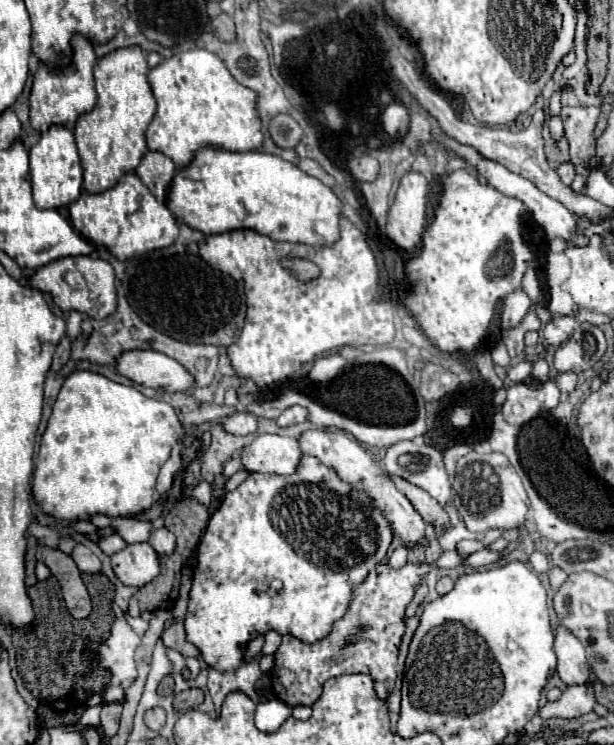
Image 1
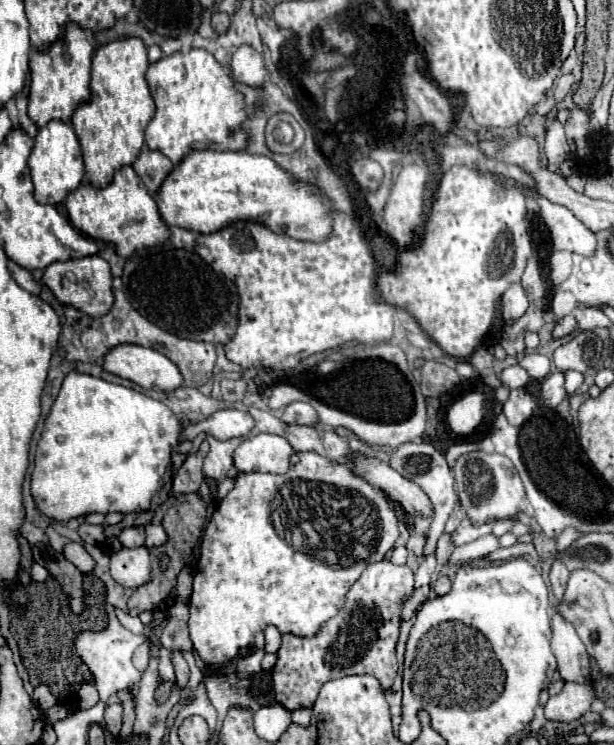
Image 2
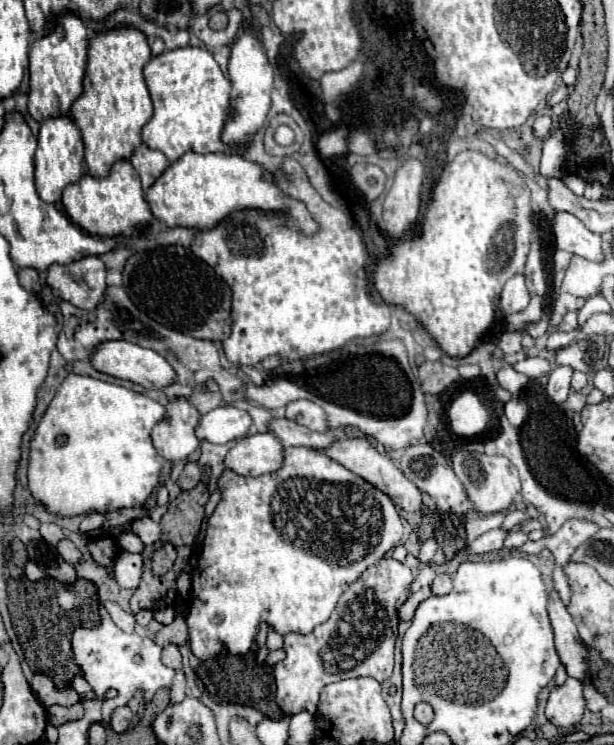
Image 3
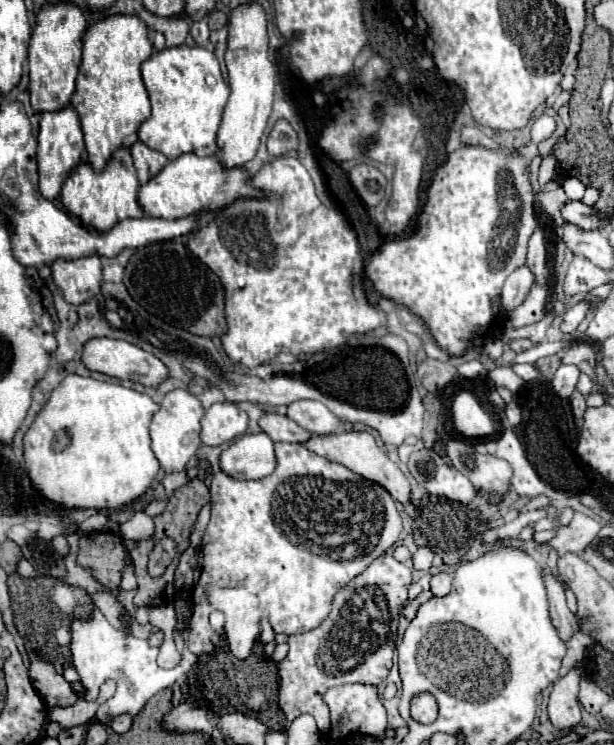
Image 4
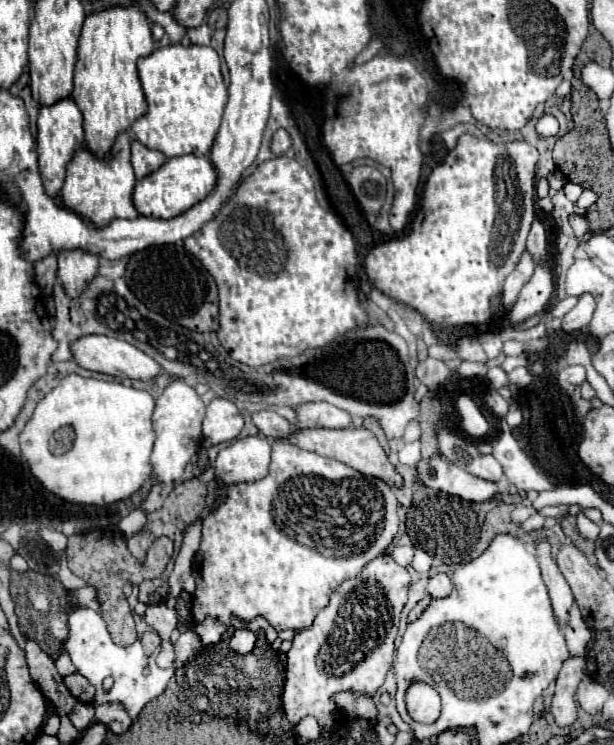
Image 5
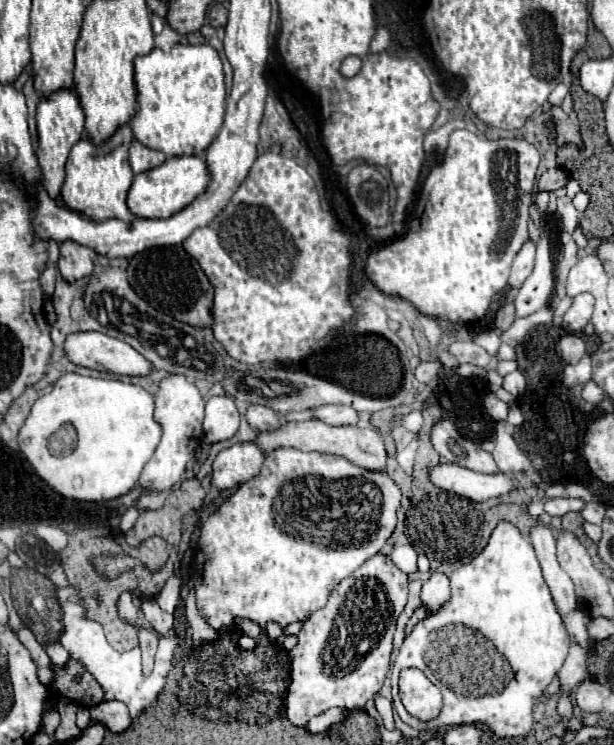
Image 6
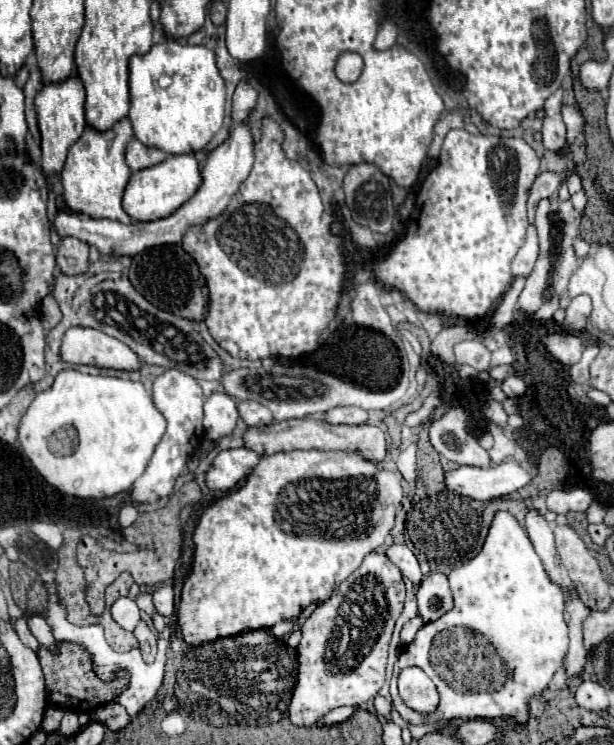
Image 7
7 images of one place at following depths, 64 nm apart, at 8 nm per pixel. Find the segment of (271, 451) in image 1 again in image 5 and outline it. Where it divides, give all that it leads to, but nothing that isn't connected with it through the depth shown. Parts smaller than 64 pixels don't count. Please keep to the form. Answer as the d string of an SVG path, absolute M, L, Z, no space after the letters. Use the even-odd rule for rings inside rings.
M250 436L232 442L216 458L216 478L222 484L254 482L266 476L270 464L270 440Z

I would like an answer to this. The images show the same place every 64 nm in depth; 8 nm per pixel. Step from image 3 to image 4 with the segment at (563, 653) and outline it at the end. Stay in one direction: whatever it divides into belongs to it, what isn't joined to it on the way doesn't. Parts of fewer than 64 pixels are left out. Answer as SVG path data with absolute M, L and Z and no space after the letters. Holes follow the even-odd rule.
M544 568L544 582L546 582L546 590L548 590L548 600L550 600L552 624L556 626L560 638L568 640L574 634L574 630L578 628L578 620L574 618L574 614L566 606L564 584L558 576L552 574L550 568Z

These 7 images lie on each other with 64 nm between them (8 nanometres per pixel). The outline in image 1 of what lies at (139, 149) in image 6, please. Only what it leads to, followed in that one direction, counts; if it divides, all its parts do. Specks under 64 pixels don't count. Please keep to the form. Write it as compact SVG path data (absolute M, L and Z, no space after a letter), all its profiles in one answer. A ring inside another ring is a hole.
M146 152L142 162L136 168L136 174L140 176L140 180L148 186L148 190L154 194L154 198L158 202L166 200L166 192L168 192L168 184L174 176L176 168L174 162L160 154L160 152Z

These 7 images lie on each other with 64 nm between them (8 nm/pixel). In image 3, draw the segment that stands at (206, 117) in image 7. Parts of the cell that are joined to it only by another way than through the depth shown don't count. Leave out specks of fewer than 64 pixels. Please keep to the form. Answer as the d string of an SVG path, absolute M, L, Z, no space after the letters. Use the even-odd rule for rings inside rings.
M176 48L162 52L154 56L146 66L144 66L144 78L146 86L152 96L154 104L154 114L142 128L142 142L152 148L160 150L166 154L170 162L176 162L182 154L186 152L196 152L196 154L210 154L210 152L228 152L230 148L222 144L220 132L222 126L228 118L228 104L230 104L230 80L222 74L220 66L216 64L214 56L204 50L204 48Z

